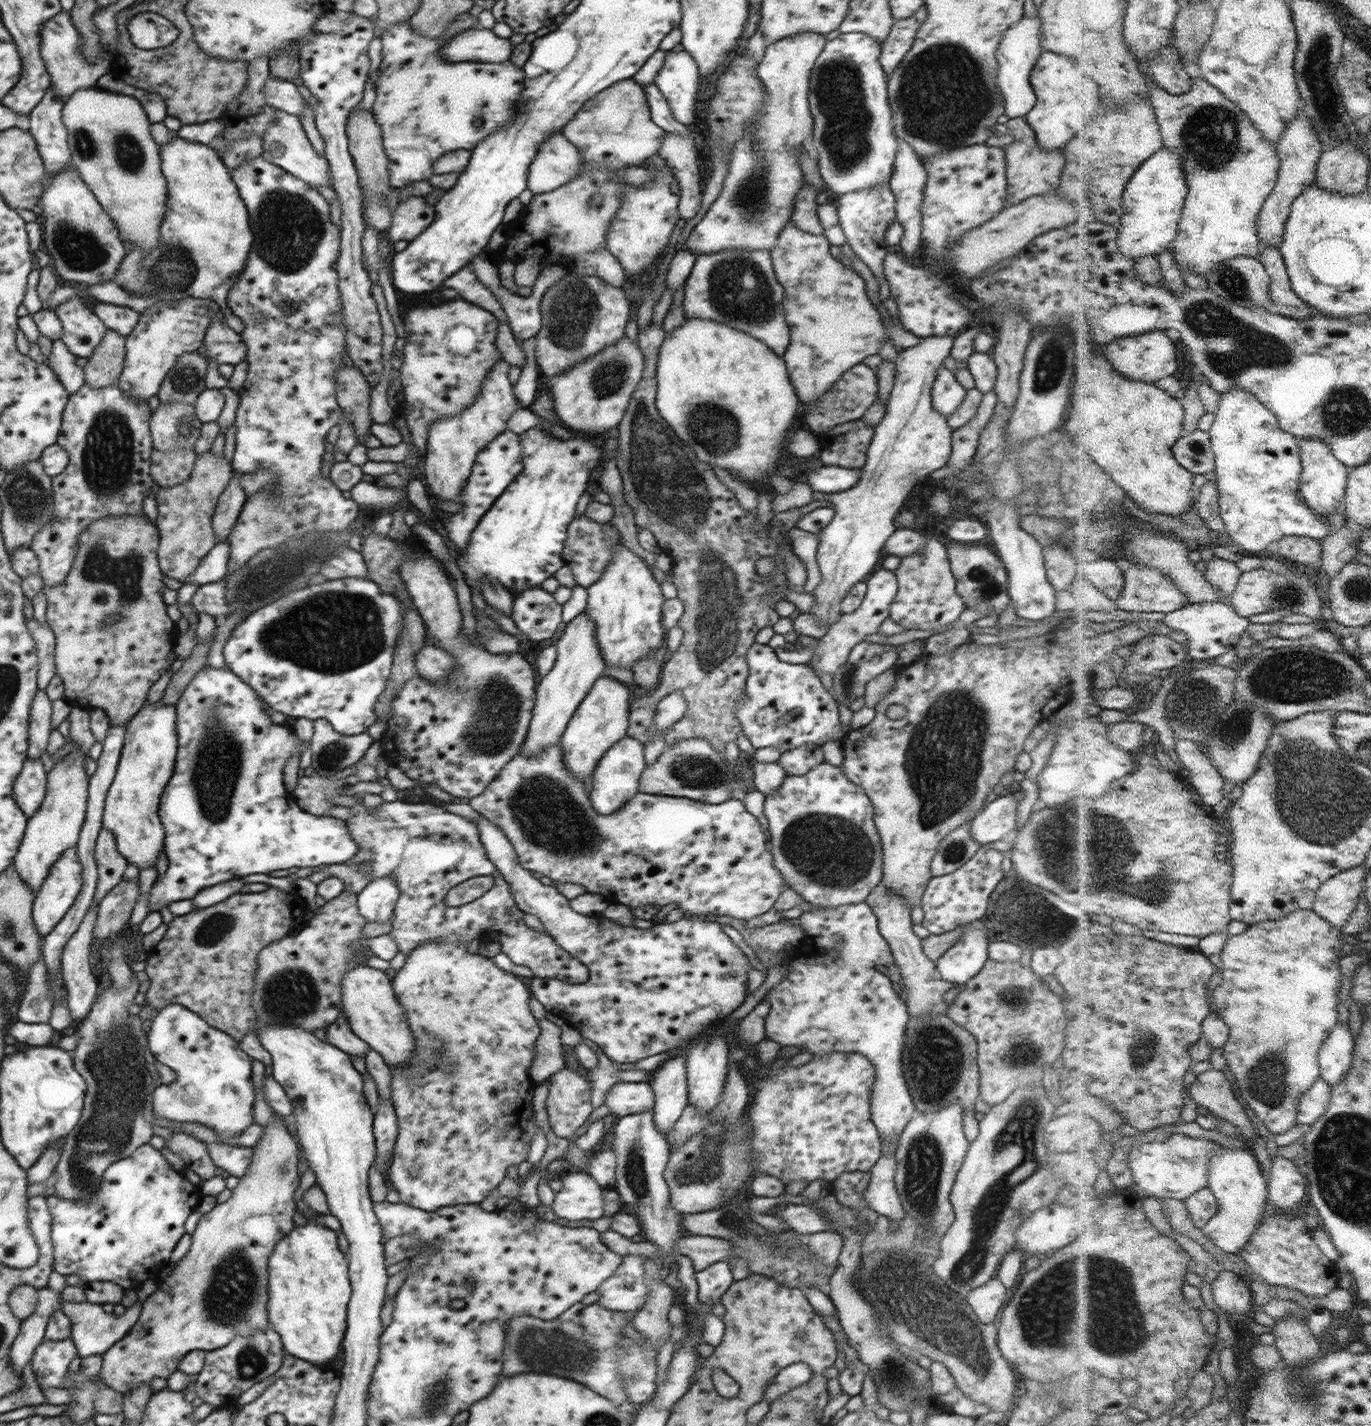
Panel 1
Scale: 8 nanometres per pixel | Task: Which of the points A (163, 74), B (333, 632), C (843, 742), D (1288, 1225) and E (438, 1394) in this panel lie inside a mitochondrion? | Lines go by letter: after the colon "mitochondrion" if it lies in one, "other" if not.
A: other
B: mitochondrion
C: other
D: other
E: mitochondrion

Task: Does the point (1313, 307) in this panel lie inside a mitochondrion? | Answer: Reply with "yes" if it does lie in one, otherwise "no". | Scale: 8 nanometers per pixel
no

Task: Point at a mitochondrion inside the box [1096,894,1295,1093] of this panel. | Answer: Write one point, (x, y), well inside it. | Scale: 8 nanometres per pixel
(1142, 1050)

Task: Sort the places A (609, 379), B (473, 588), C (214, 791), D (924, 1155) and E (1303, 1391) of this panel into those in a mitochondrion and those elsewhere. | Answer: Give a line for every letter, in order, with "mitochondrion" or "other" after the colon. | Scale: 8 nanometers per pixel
A: mitochondrion
B: other
C: mitochondrion
D: mitochondrion
E: mitochondrion

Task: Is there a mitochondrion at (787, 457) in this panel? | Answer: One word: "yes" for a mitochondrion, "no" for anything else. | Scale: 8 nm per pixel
no

